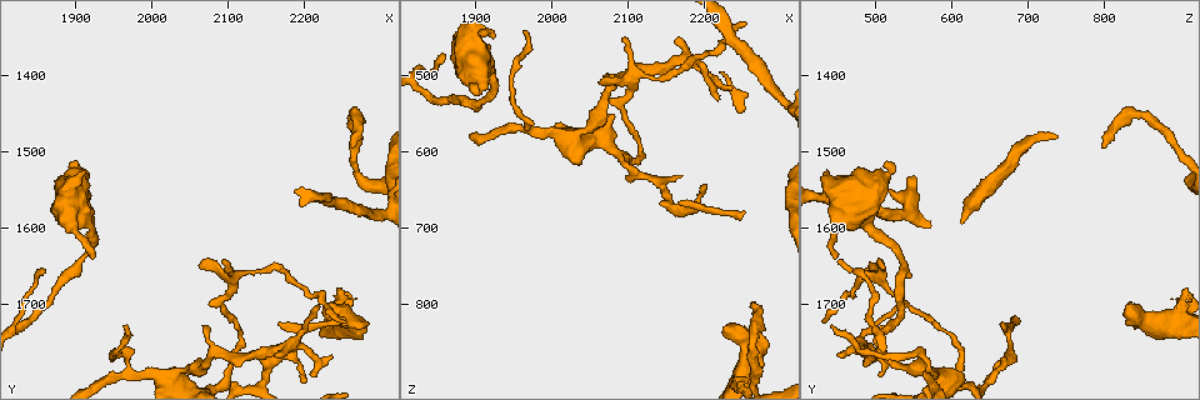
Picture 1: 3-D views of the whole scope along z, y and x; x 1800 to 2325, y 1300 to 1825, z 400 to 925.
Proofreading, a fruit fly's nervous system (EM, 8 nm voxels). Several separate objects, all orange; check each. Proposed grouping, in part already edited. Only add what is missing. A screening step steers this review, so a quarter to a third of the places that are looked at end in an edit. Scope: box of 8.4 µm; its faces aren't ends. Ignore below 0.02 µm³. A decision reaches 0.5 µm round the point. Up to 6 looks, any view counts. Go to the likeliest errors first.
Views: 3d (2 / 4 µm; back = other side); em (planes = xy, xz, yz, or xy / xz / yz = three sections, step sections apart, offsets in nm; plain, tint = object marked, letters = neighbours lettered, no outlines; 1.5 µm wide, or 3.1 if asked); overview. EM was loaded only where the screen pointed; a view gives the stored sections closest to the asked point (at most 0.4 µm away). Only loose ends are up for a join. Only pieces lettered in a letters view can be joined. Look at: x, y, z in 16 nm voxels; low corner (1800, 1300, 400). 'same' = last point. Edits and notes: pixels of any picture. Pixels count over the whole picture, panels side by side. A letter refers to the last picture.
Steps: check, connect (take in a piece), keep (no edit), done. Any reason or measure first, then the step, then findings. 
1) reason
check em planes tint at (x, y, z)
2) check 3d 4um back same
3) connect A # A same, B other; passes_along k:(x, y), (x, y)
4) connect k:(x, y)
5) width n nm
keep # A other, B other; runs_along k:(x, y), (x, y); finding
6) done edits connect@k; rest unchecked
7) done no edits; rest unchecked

branch stops here
check em planes letters at (1925, 1640, 450)

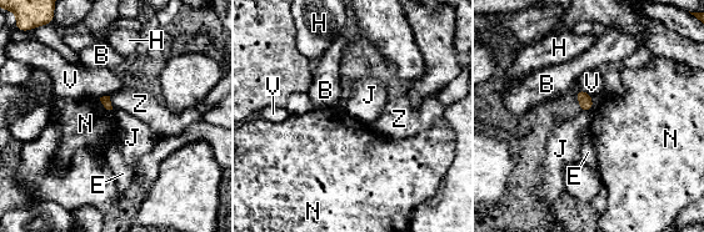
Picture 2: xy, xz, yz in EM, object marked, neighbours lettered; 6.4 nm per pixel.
keep # B other, E other, H other, J other, N other, V other, Z other; border 2:(99, 99), (106, 109), (111, 110); none of them fits

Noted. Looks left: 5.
tapers out
check 3d 2um at (2065, 1725, 510)

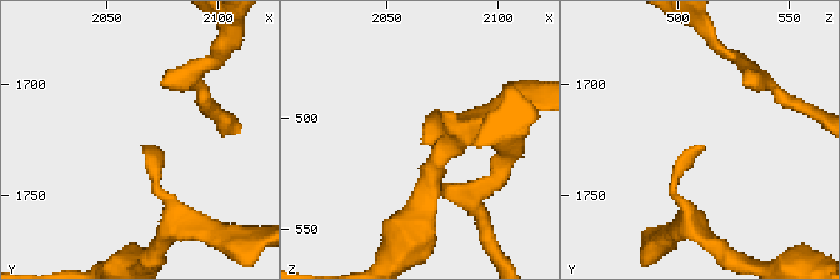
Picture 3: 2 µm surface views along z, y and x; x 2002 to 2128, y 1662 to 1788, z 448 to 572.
check em planes tint at (2069, 1727, 512)

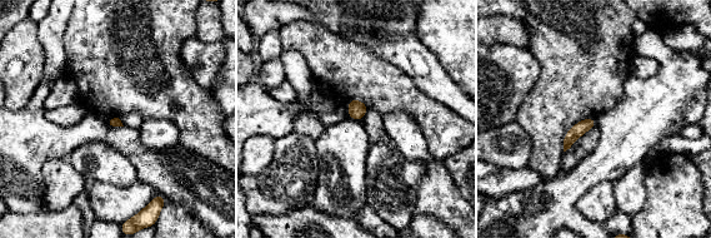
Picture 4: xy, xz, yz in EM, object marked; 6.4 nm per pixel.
check em planes letters same

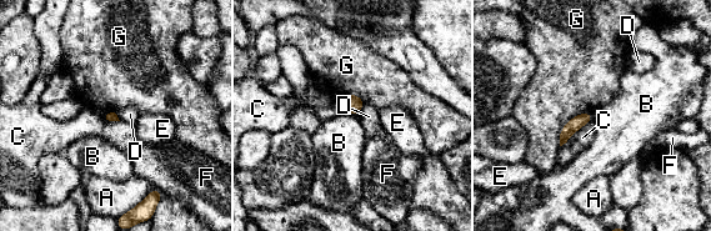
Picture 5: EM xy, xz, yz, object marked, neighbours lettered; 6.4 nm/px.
keep # A other, B other, C other, D other, E other, F other, G other; border 5:(345, 111), (355, 116); no lettered piece goes on from it

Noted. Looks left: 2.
check em xz step 4 letters at (2095, 1640, 450)

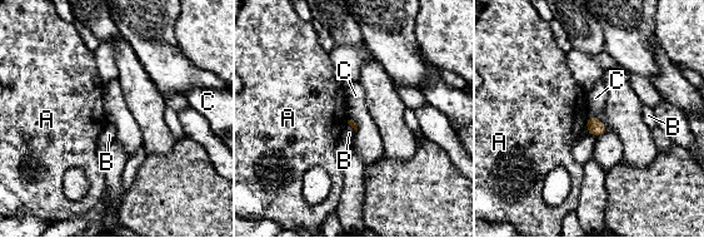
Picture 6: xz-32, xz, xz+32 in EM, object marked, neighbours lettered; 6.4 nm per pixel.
cut it another way
check em planes letters same

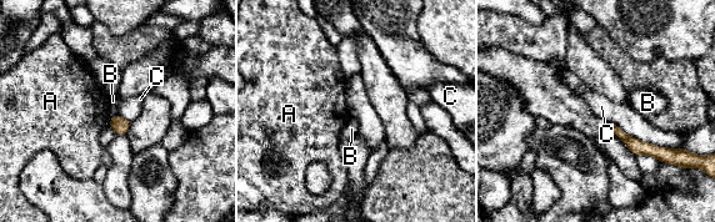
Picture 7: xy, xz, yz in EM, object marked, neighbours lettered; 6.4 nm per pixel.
keep # A other, B other, C other; runs_along 7:(615, 130), (635, 146), (658, 151); none of them fits

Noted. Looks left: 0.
done no edits; rest unchecked

